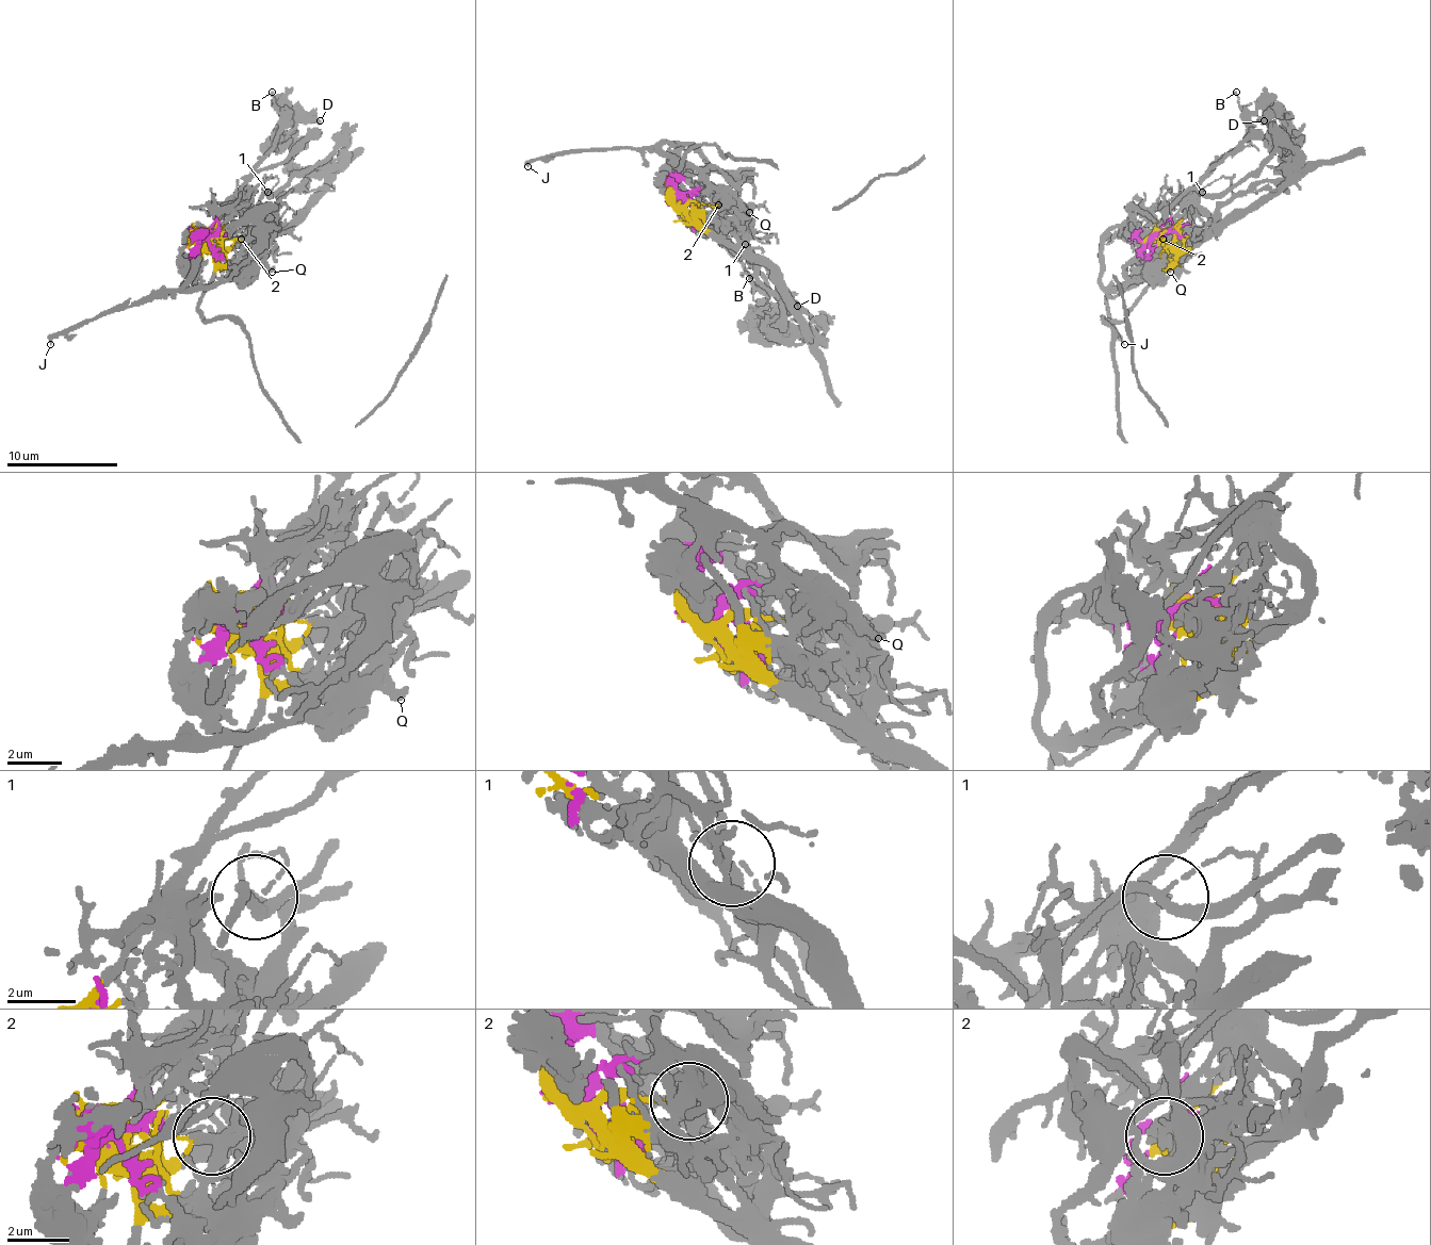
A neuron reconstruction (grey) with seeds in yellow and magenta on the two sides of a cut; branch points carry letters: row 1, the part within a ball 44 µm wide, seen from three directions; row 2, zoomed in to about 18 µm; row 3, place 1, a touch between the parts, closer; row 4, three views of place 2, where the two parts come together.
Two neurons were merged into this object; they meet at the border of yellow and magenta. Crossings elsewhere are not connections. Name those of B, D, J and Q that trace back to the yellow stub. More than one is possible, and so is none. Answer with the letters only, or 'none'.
B, Q

